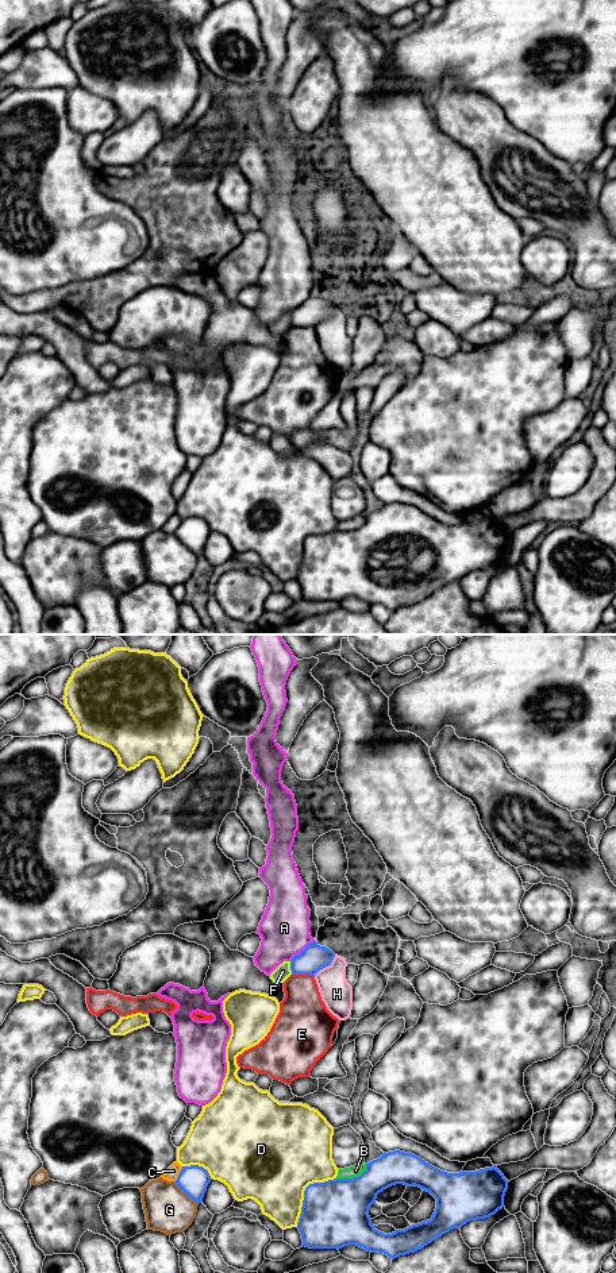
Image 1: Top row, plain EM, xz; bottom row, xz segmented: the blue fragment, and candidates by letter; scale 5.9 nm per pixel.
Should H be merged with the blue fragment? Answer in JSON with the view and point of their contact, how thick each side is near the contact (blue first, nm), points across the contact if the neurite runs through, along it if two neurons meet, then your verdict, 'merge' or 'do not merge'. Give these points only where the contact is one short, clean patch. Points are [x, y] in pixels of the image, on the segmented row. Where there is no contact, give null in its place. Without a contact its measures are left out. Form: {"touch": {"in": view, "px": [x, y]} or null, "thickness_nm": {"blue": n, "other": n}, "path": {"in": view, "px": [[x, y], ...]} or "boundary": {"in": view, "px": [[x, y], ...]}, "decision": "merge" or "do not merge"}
{"touch": {"in": "xz", "px": [326, 965]}, "thickness_nm": {"blue": 160, "other": 190}, "boundary": {"in": "xz", "px": [[335, 955], [327, 965], [314, 975]]}, "decision": "do not merge"}

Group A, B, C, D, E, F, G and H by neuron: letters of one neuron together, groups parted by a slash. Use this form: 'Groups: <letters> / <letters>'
Groups: A / B / C / D / E / F / G / H

